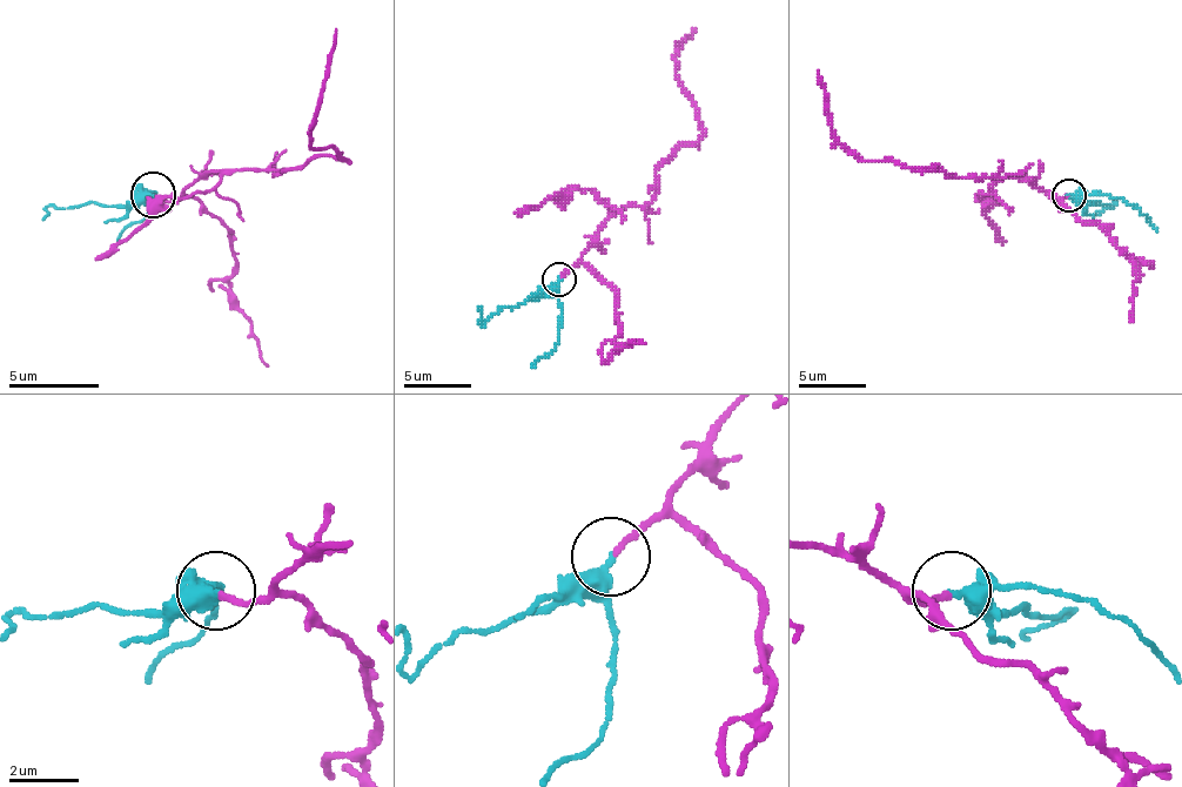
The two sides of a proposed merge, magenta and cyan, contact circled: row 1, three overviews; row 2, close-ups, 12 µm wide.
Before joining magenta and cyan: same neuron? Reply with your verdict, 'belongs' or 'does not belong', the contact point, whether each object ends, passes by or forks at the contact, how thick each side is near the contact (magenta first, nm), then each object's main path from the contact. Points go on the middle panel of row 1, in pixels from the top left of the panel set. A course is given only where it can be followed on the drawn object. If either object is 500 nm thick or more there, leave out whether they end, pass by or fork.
belongs; at (559, 278); magenta ends there; cyan ends there; 160 nm thick on the magenta side, 400 nm on the other; magenta runs (562, 276), (612, 216), (645, 206), (656, 193), (656, 173), (703, 133), (676, 66), (676, 52), (696, 28); cyan runs (558, 280), (562, 320), (558, 343), (531, 367)

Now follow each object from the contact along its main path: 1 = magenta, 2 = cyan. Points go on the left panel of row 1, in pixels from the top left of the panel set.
1: (156, 194), (174, 197), (197, 175), (301, 170), (314, 157), (346, 157), (310, 143), (337, 27)
2: (152, 194), (156, 194), (152, 207), (115, 243)

